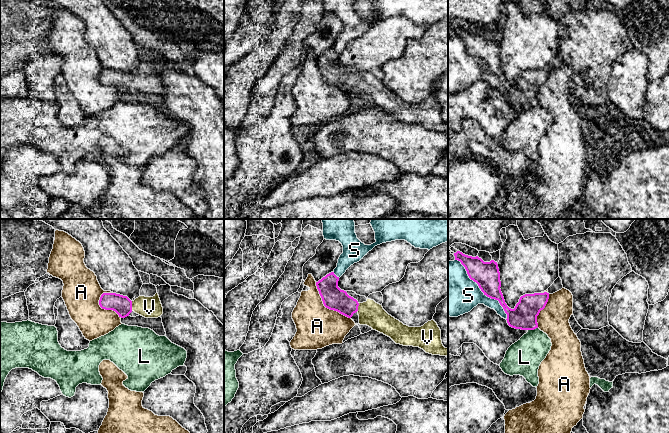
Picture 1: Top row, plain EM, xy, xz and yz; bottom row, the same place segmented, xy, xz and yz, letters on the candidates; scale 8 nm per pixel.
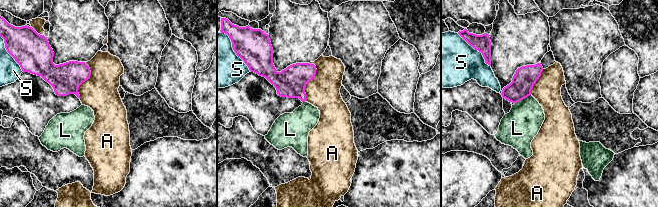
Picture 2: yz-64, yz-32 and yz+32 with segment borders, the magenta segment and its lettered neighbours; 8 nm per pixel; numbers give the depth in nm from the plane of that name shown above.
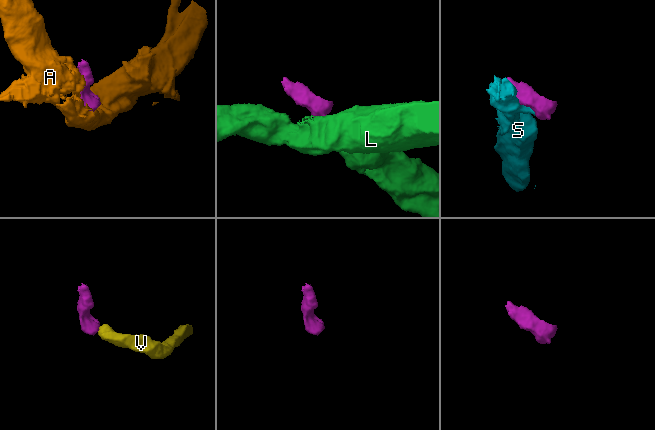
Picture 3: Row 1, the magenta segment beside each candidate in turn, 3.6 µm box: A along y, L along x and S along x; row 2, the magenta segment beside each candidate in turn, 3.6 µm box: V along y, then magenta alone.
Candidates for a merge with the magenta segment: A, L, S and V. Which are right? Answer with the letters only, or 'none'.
V

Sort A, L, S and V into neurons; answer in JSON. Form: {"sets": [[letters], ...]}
{"sets": [["A"], ["L"], ["S"], ["V"]]}

